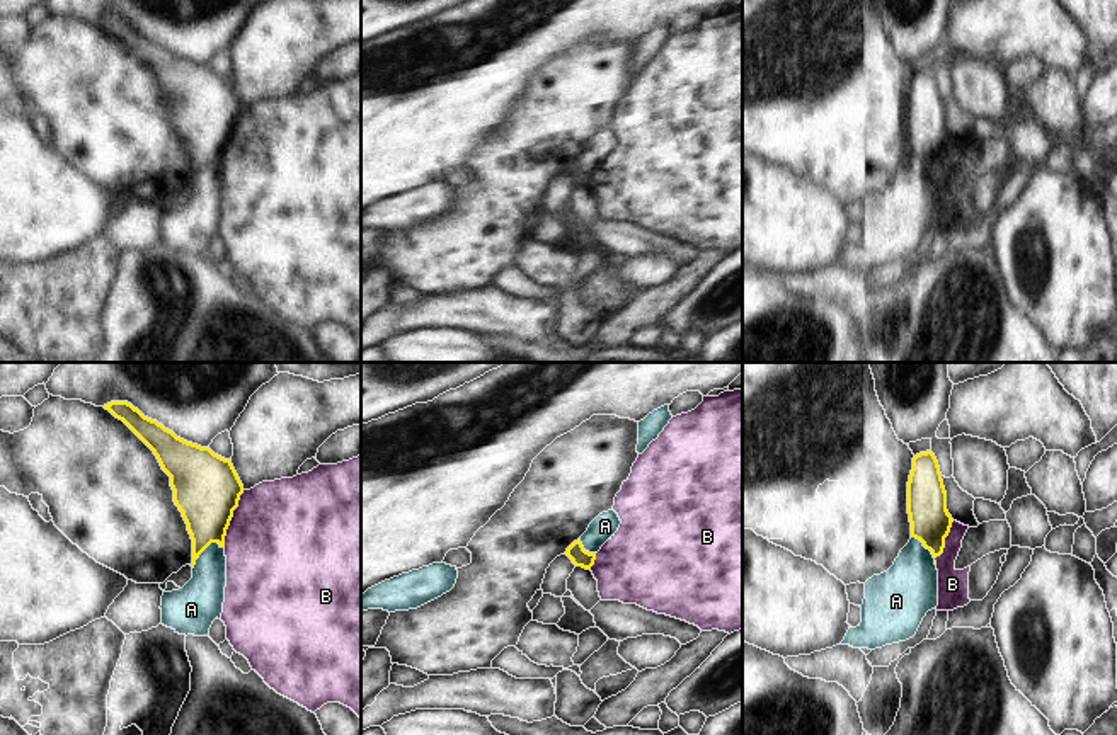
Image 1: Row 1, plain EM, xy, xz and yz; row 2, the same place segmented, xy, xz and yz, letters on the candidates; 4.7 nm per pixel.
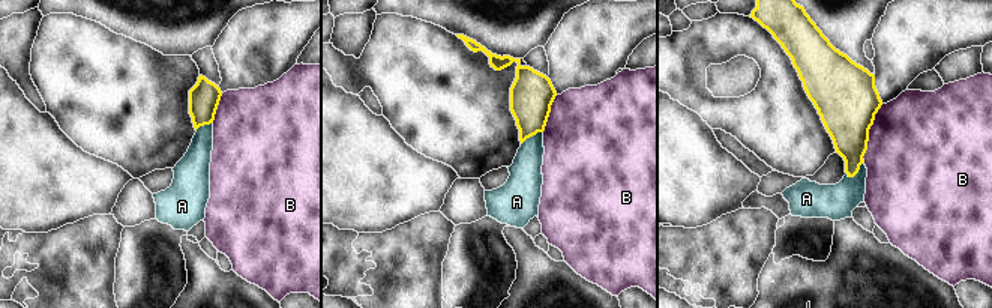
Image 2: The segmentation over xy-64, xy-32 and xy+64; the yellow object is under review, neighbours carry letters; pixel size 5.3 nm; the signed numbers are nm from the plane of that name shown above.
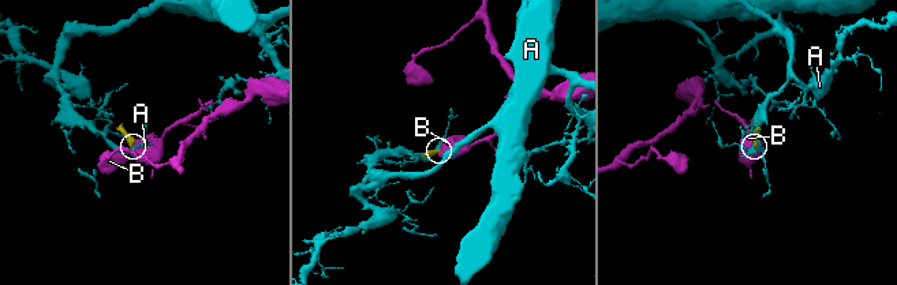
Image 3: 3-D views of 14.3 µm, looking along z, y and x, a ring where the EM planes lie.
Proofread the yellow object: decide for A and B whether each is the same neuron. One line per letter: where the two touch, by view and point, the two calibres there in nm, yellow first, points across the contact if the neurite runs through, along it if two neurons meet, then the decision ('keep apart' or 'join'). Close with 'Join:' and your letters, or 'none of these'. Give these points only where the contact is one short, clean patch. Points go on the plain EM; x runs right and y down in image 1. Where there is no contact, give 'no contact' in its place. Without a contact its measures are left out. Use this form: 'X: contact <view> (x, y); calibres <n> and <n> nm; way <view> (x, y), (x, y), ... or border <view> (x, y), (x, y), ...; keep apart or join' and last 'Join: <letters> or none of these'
A: contact xy (205, 167); calibres 280 and 220 nm; border xy (223, 165), (211, 162), (200, 174), (193, 188); keep apart
B: contact xy (230, 138); calibres 320 and 500 nm; border xy (244, 109), (234, 130), (223, 165); keep apart
Join: none of these

